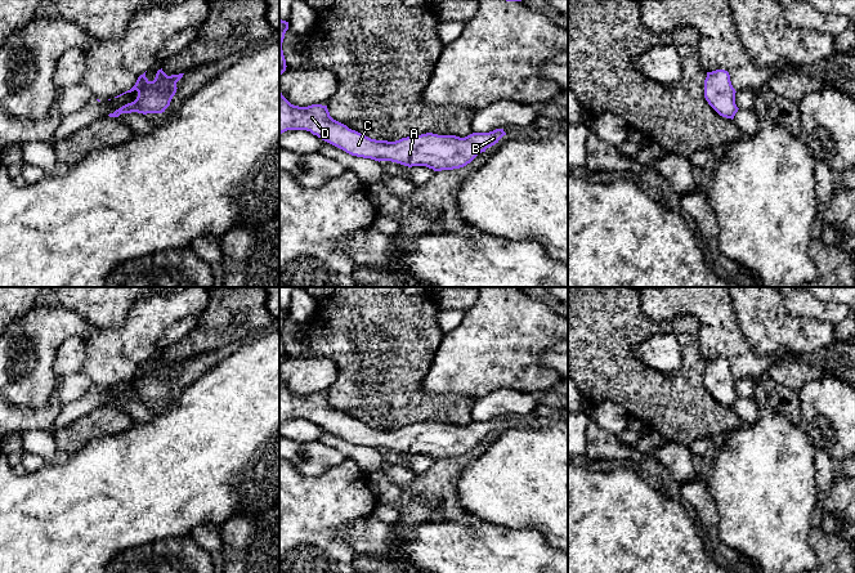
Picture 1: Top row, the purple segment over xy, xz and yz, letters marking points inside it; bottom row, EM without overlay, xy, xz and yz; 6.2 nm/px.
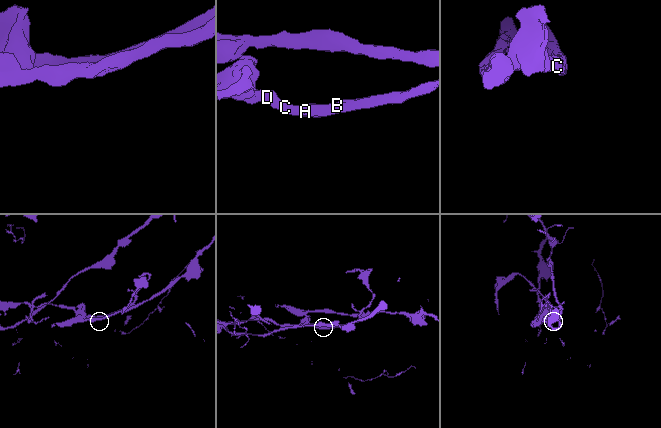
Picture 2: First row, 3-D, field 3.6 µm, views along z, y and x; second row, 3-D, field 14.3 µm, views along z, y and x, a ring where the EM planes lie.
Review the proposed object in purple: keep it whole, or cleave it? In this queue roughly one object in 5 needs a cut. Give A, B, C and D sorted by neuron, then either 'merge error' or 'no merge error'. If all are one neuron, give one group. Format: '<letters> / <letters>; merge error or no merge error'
A B C D; no merge error

